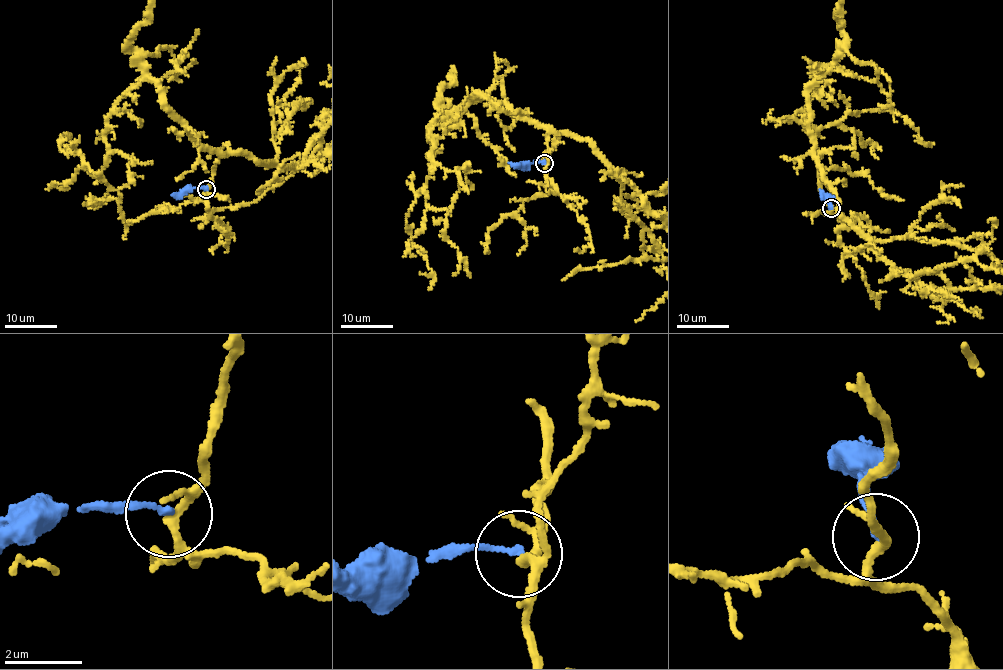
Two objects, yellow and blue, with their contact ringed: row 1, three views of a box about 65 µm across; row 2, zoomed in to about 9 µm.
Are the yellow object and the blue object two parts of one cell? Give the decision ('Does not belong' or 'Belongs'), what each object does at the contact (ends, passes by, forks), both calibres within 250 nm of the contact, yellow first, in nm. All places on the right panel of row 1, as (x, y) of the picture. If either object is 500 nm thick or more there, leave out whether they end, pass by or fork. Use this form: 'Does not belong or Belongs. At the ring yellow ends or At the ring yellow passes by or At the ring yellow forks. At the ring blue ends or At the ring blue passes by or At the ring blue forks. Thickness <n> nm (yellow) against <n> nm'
Does not belong. At the ring yellow forks. At the ring blue ends. Thickness 180 nm (yellow) against 140 nm

